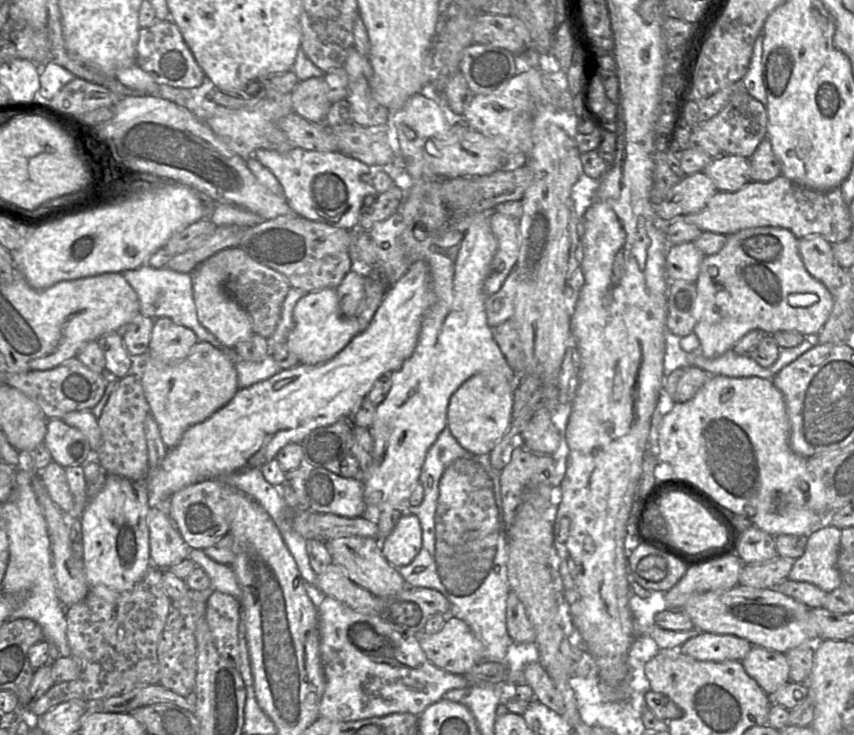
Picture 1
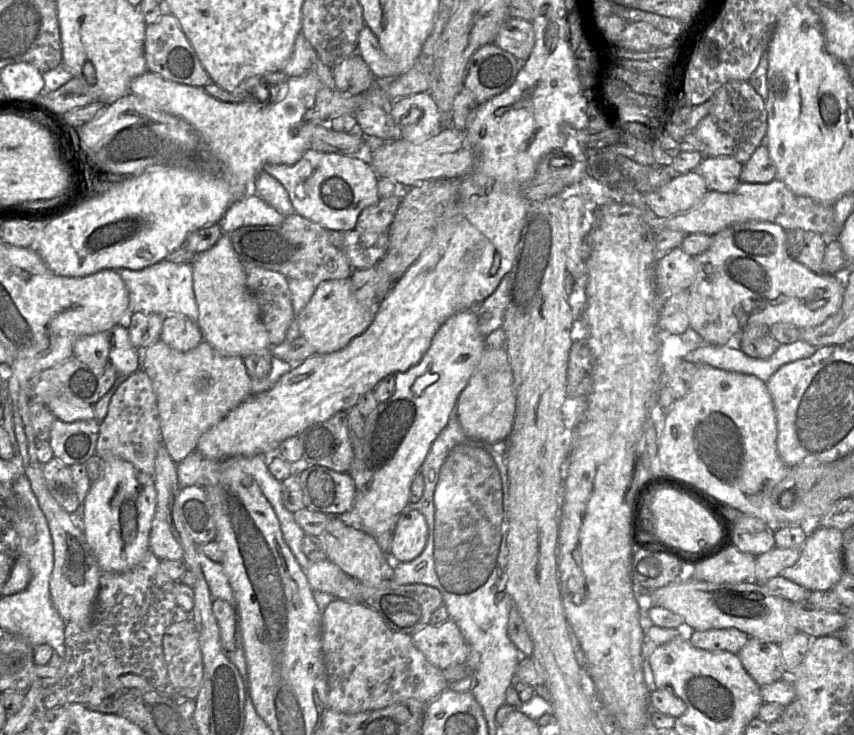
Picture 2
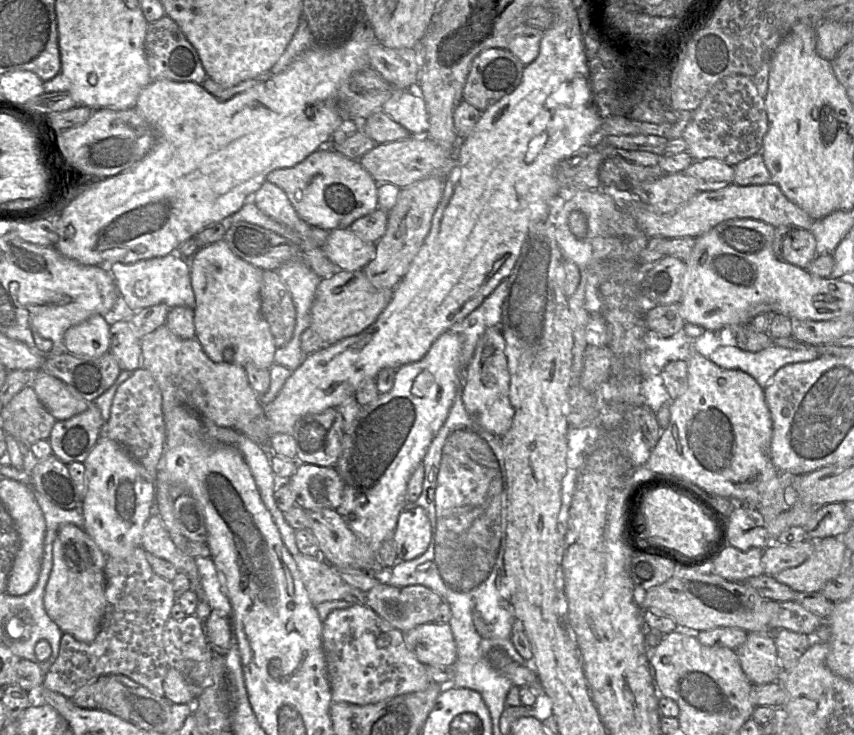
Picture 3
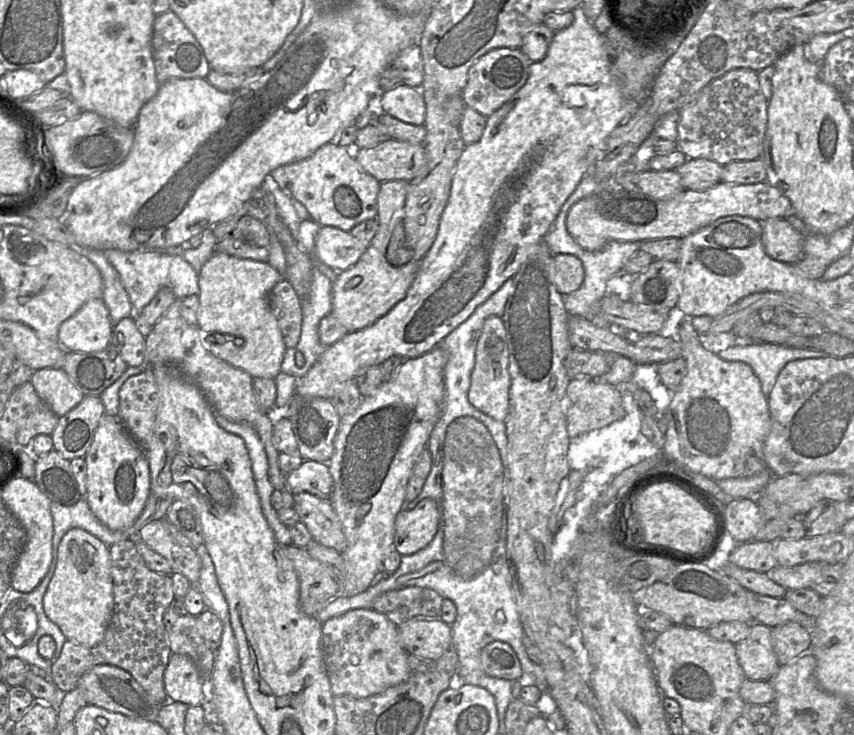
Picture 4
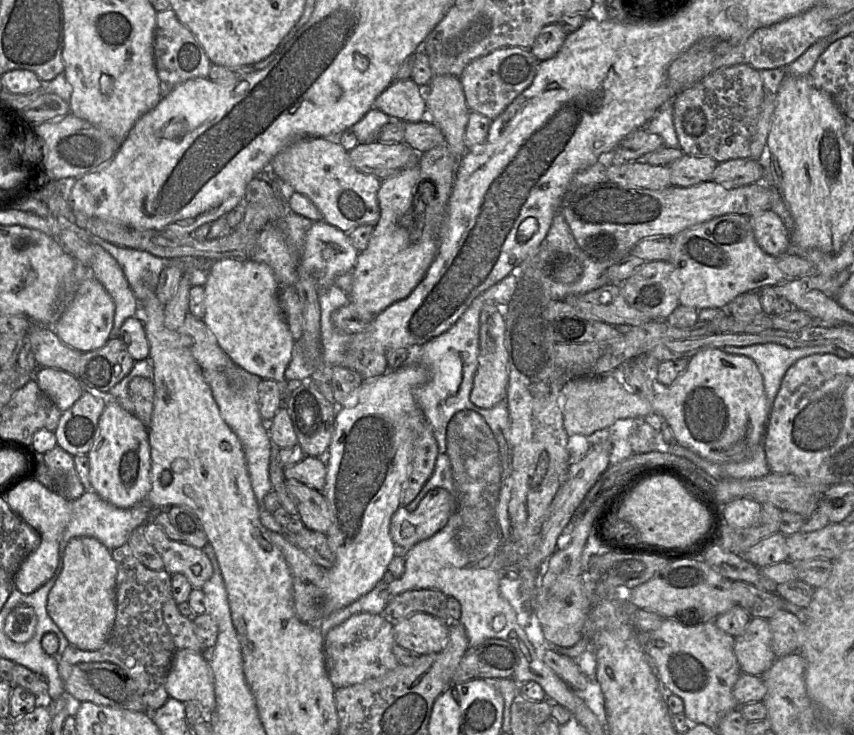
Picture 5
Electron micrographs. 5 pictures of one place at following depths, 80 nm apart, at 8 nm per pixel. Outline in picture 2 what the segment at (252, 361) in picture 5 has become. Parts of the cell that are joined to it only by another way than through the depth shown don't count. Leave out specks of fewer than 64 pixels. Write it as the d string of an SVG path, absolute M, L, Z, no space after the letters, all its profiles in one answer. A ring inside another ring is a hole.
M229 234L192 262L193 291L198 307L197 325L203 340L223 356L245 357L270 348L268 333L262 323L256 299L246 286L243 262L235 253Z

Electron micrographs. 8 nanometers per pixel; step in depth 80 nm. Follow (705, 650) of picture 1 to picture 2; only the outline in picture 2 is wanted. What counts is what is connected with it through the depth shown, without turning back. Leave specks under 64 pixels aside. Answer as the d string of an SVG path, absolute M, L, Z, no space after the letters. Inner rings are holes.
M711 629L694 631L688 640L694 647L710 651L727 651L738 654L748 642L749 636L738 629Z

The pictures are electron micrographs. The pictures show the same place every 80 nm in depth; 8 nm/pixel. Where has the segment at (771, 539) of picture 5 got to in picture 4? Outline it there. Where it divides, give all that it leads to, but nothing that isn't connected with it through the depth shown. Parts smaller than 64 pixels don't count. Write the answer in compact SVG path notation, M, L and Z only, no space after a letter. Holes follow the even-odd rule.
M750 541L738 544L728 556L727 561L743 569L767 573L777 566L774 543Z

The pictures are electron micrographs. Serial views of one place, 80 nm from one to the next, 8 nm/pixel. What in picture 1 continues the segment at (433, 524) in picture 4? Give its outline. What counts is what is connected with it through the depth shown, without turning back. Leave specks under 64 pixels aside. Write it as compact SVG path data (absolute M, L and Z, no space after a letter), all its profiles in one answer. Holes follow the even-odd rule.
M404 514L392 532L380 542L381 552L395 568L407 566L422 547L422 529L417 516Z

